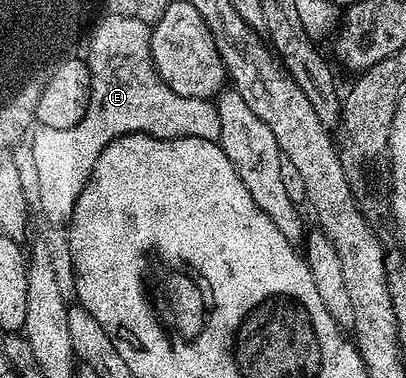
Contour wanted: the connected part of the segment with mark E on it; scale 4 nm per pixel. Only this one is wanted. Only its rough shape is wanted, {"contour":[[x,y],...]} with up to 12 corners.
{"contour":[[113,17],[84,51],[90,98],[28,156],[56,227],[96,159],[129,133],[211,124],[213,100],[176,95],[146,29]]}

